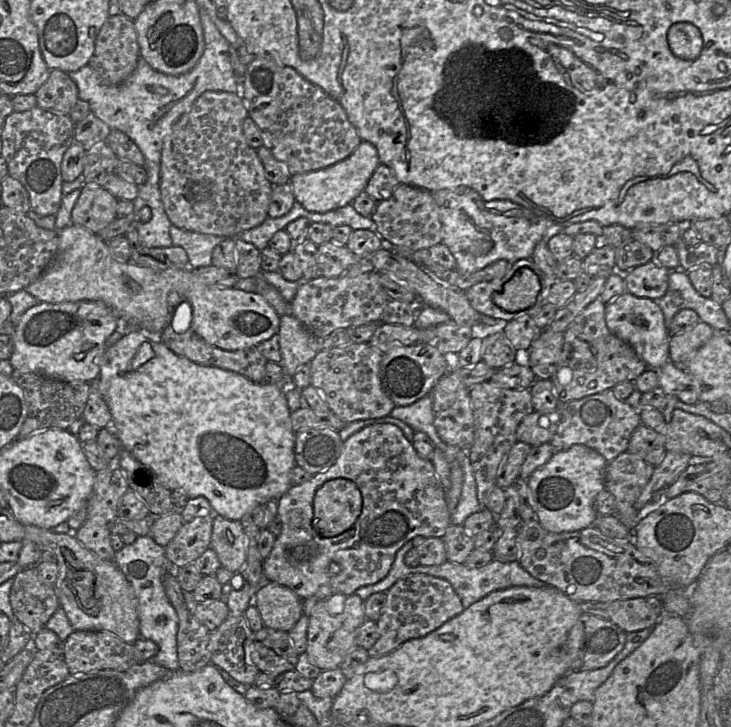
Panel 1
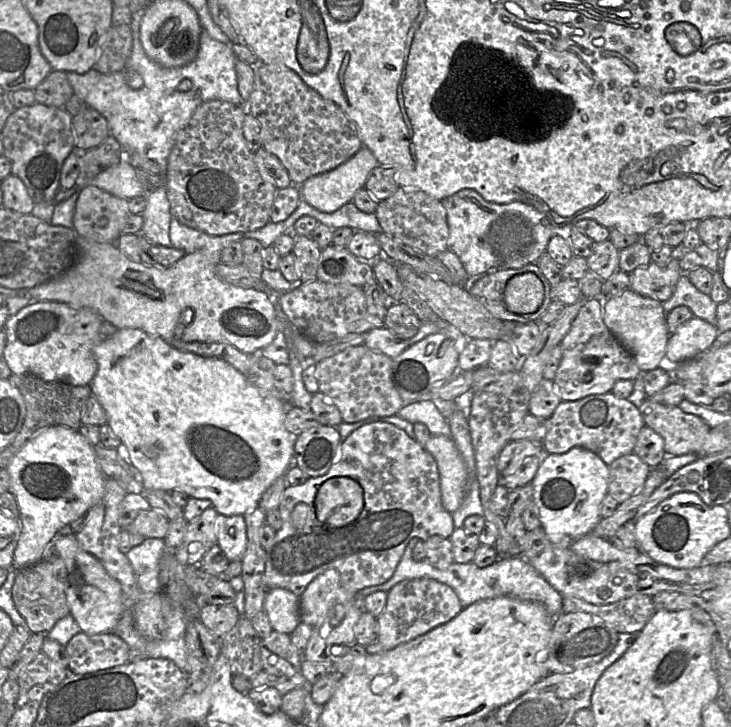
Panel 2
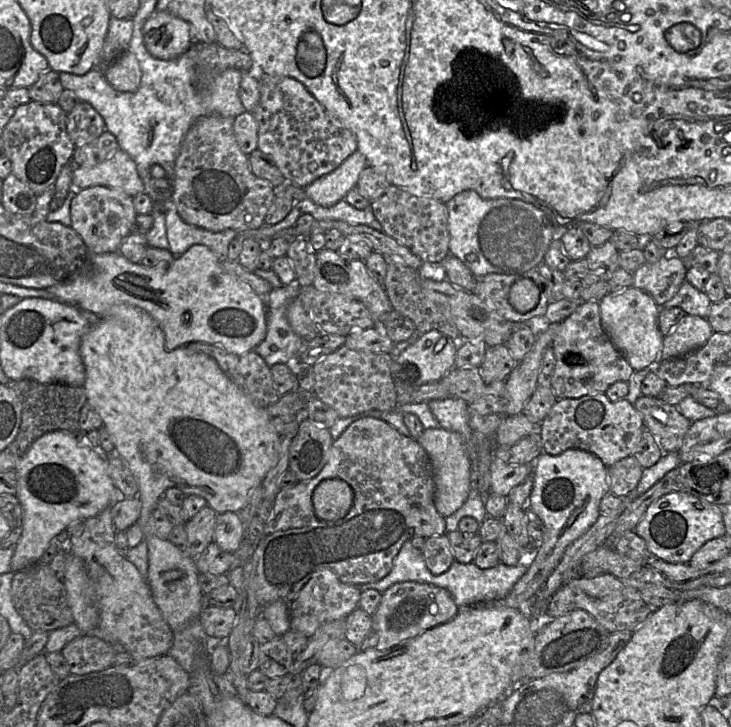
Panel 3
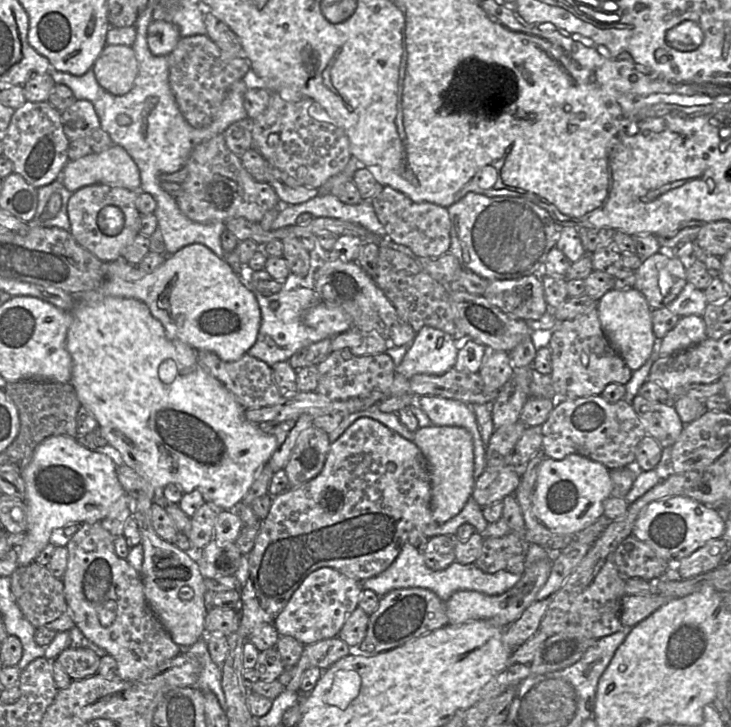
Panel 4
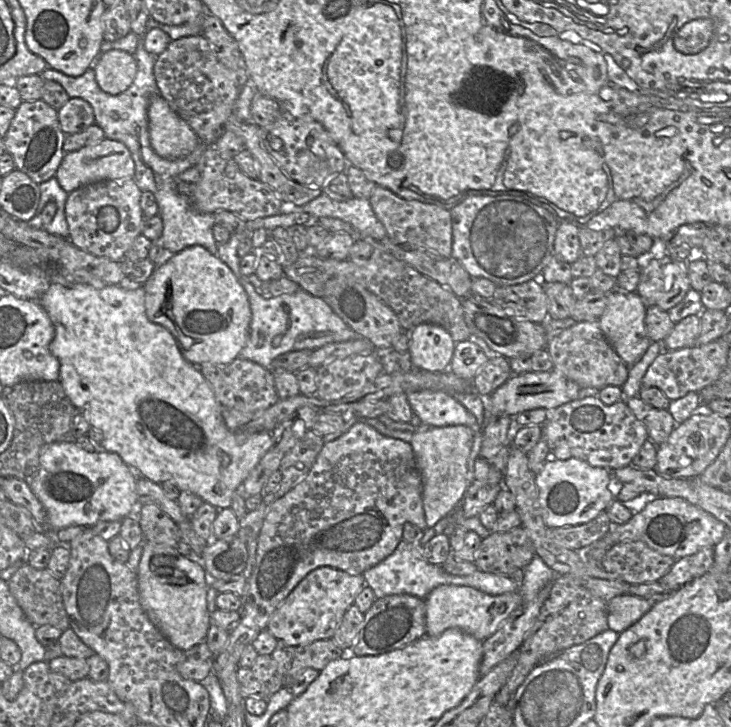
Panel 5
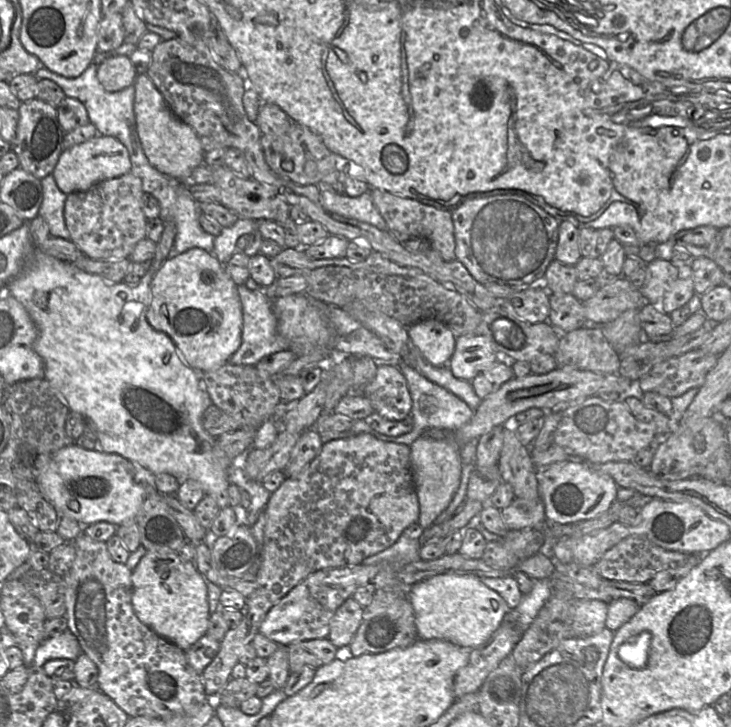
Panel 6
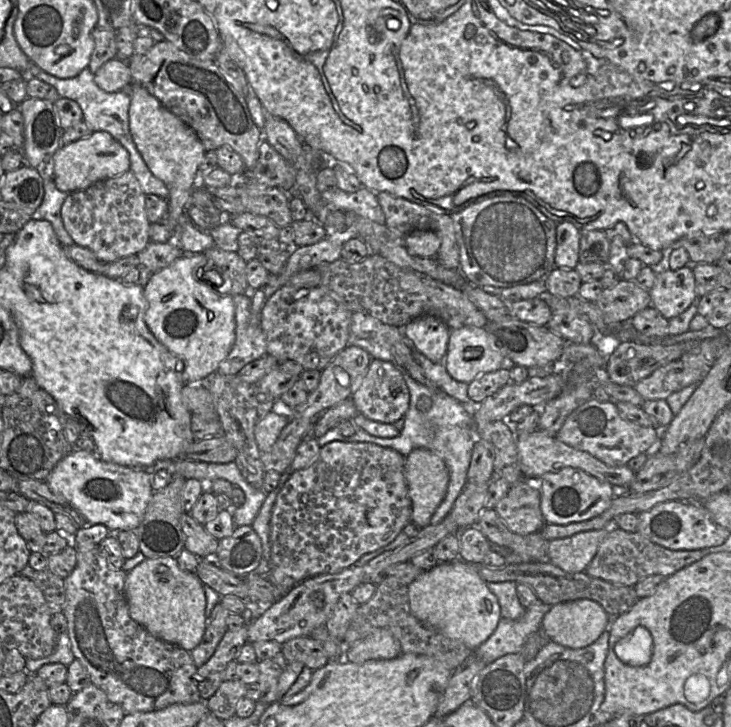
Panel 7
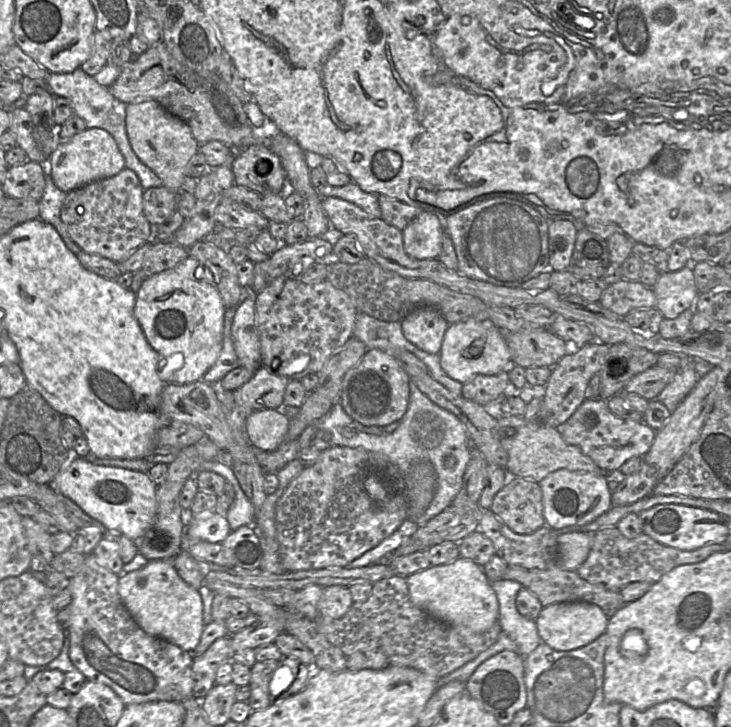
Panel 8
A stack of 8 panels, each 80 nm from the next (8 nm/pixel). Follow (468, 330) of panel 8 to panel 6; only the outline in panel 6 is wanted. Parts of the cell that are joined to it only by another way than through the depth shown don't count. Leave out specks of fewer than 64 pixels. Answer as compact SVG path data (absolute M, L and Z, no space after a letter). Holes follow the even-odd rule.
M472 334L456 338L455 350L447 366L456 378L471 382L496 361L496 351L490 340L481 334Z

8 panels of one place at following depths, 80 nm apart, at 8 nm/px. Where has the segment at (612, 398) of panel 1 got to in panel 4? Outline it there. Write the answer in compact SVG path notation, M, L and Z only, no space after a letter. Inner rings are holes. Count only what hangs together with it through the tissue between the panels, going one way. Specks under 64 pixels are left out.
M601 394L556 400L541 429L542 451L546 457L562 460L569 454L580 454L609 470L633 466L638 444L647 434L631 403L624 399L610 403Z

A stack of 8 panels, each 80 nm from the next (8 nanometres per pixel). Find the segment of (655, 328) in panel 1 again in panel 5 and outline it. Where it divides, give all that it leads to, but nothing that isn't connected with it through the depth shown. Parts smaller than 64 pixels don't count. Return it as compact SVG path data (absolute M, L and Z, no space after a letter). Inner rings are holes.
M615 289L607 294L607 307L598 322L608 342L630 368L642 359L651 344L645 326L647 305L636 292Z

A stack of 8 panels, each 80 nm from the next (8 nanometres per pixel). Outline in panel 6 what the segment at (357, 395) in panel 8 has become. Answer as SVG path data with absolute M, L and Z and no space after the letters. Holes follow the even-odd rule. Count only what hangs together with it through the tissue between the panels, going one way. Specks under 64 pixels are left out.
M379 363L372 380L360 393L366 397L375 413L391 421L407 418L412 408L412 398L407 382L397 366Z

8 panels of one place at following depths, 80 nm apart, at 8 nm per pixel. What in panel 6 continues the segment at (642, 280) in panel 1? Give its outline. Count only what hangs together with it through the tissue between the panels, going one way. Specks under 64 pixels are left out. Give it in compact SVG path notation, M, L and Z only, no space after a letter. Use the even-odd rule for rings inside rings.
M655 258L646 264L646 278L640 291L646 303L669 315L695 294L689 262Z

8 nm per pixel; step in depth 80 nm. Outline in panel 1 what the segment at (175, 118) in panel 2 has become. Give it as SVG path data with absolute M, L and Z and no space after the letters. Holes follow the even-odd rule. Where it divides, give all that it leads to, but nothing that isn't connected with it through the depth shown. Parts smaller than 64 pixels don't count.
M199 10L199 14L200 14L200 20L203 28L203 35L204 35L204 52L200 57L199 61L197 62L197 64L190 71L184 74L169 75L169 74L159 72L153 69L141 55L139 56L136 68L132 72L132 74L124 82L118 85L106 84L101 78L101 76L89 65L86 65L77 71L68 73L72 81L77 85L79 99L86 101L89 104L91 111L103 122L105 122L111 129L117 129L122 131L127 136L129 136L129 138L139 147L146 161L143 167L146 167L146 164L150 164L151 168L156 170L157 185L158 185L158 178L159 178L158 171L160 172L160 169L161 169L161 156L162 156L162 147L164 143L164 138L171 132L173 126L179 120L179 118L183 114L185 114L187 111L190 110L194 101L205 91L225 91L225 92L241 94L241 81L238 81L235 76L235 73L231 64L230 56L229 56L230 43L221 35L221 33L218 31L217 27L215 26L215 24L213 23L213 21L211 20L211 18L209 17L209 15L206 13L205 10Z

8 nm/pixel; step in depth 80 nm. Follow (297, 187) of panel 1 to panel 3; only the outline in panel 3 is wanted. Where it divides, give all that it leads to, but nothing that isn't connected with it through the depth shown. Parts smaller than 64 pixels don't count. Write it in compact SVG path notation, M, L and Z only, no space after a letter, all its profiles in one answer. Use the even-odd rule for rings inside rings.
M356 150L337 169L306 186L306 198L324 207L336 204L357 185L359 175L367 165L366 157Z

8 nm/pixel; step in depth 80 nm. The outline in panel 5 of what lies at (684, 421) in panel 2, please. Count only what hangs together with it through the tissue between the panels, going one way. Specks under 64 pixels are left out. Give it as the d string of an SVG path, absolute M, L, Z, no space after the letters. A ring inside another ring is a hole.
M639 396L627 401L628 407L641 421L648 432L649 439L659 446L667 440L676 427L673 416L668 409L657 409L645 403Z

